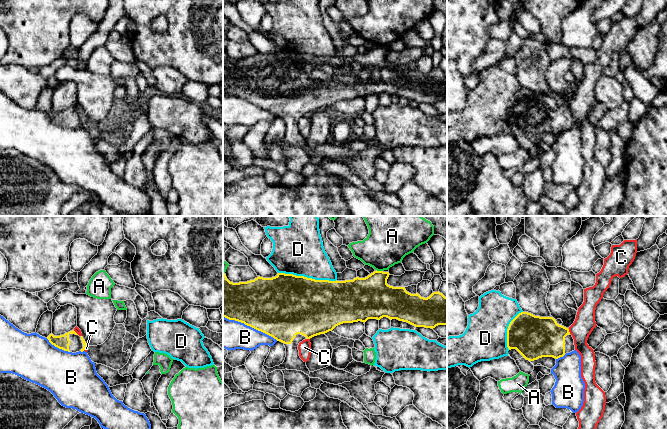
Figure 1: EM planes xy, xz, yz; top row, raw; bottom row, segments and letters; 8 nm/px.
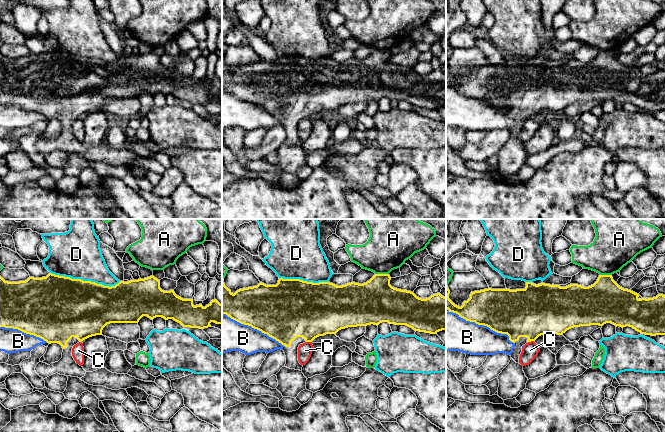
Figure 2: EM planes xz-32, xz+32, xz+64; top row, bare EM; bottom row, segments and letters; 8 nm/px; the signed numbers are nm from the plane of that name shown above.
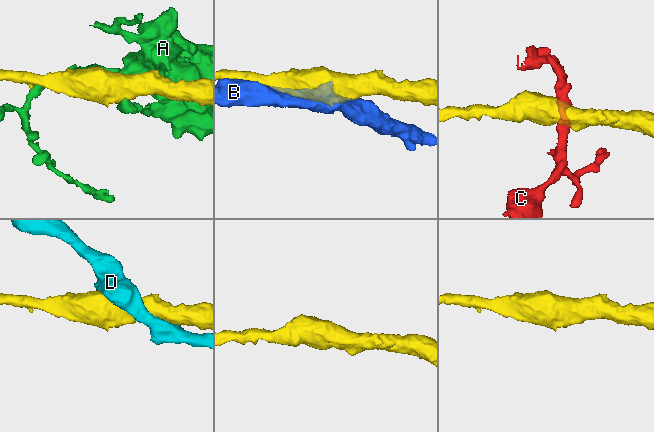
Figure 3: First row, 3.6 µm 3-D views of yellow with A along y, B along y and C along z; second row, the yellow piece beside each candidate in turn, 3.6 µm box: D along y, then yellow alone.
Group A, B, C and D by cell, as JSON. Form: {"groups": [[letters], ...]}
{"groups": [["A"], ["B"], ["C"], ["D"]]}

